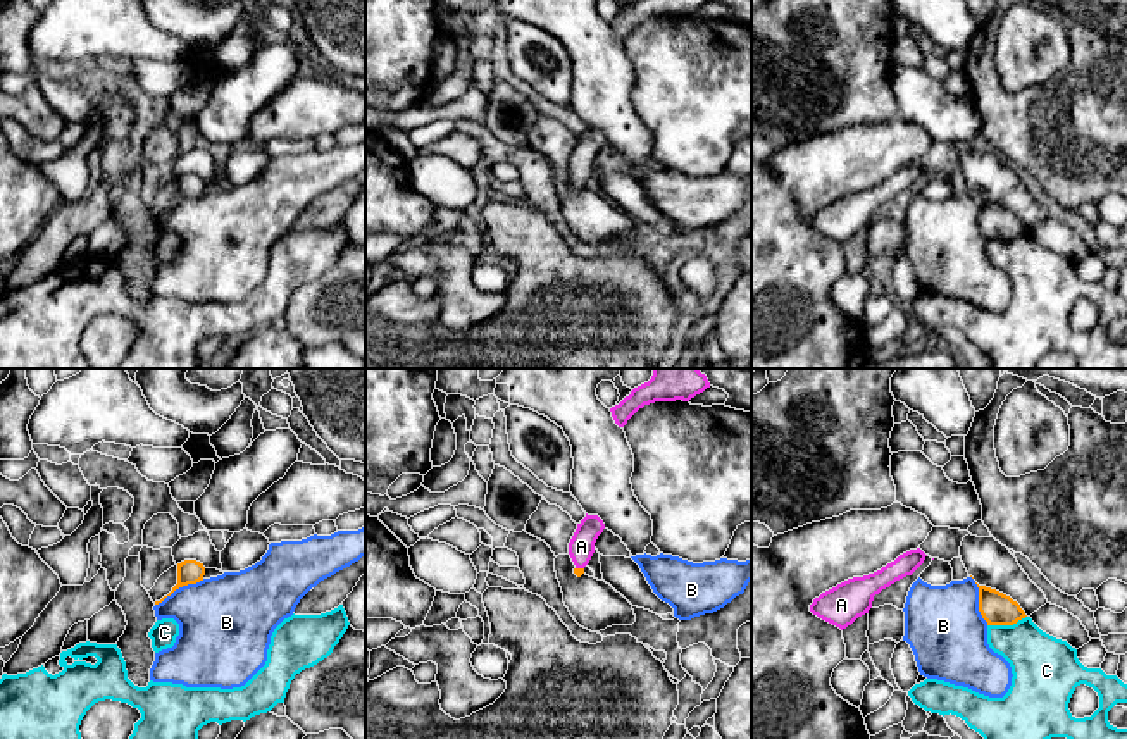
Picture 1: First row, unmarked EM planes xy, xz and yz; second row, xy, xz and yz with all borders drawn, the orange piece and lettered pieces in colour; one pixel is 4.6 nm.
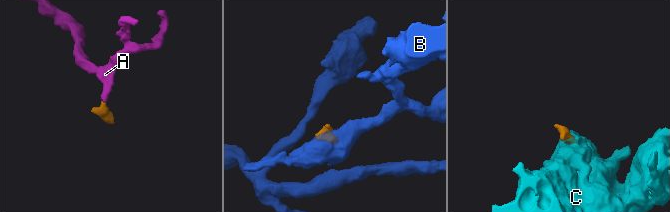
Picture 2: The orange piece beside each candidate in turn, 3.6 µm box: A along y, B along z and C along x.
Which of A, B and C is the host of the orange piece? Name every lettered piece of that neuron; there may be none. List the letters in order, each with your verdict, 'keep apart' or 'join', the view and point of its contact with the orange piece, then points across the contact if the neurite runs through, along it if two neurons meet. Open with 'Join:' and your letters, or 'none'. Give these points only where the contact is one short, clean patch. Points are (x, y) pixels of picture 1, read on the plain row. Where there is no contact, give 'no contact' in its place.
Join: A
A: join; contact xz (579, 183); way xz (578, 186), (579, 183), (581, 161)
B: keep apart; contact xy (180, 200); border xy (204, 193), (176, 202), (155, 219)
C: keep apart; contact yz (1007, 238); border yz (1026, 229), (1012, 238), (988, 240)

